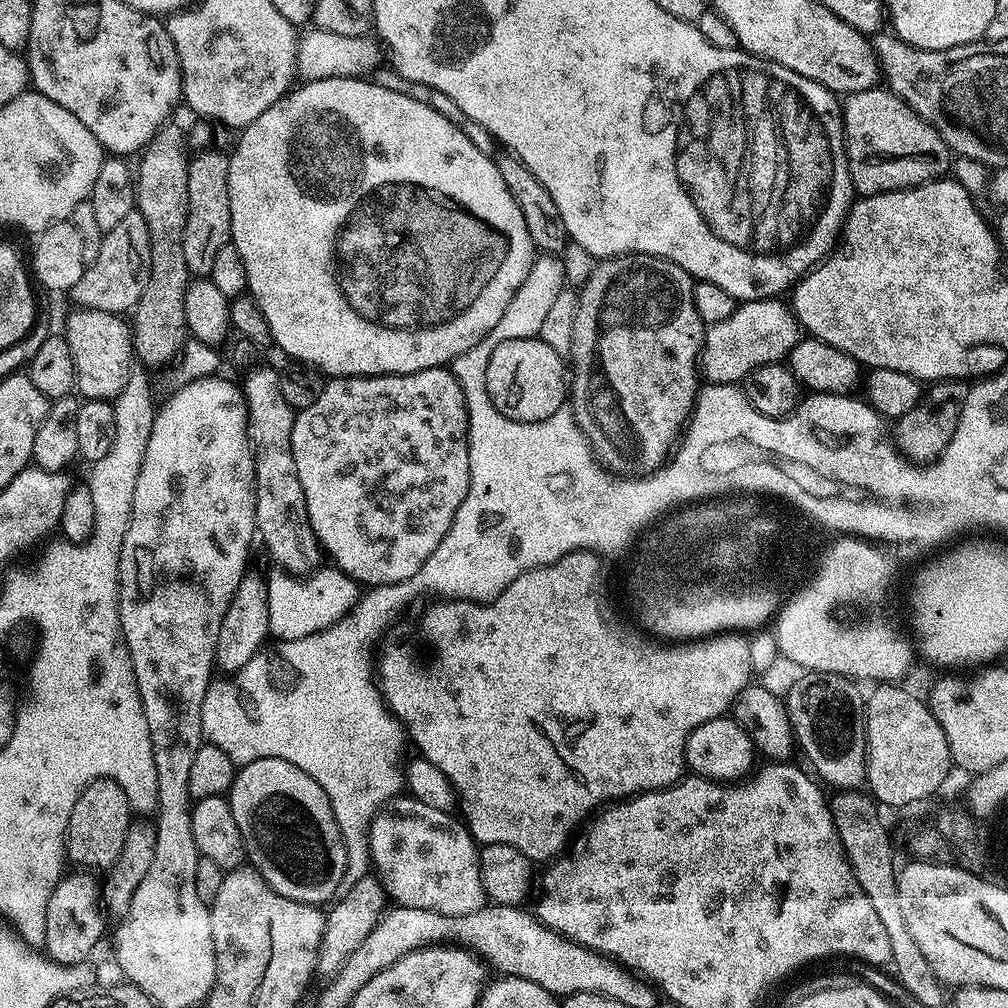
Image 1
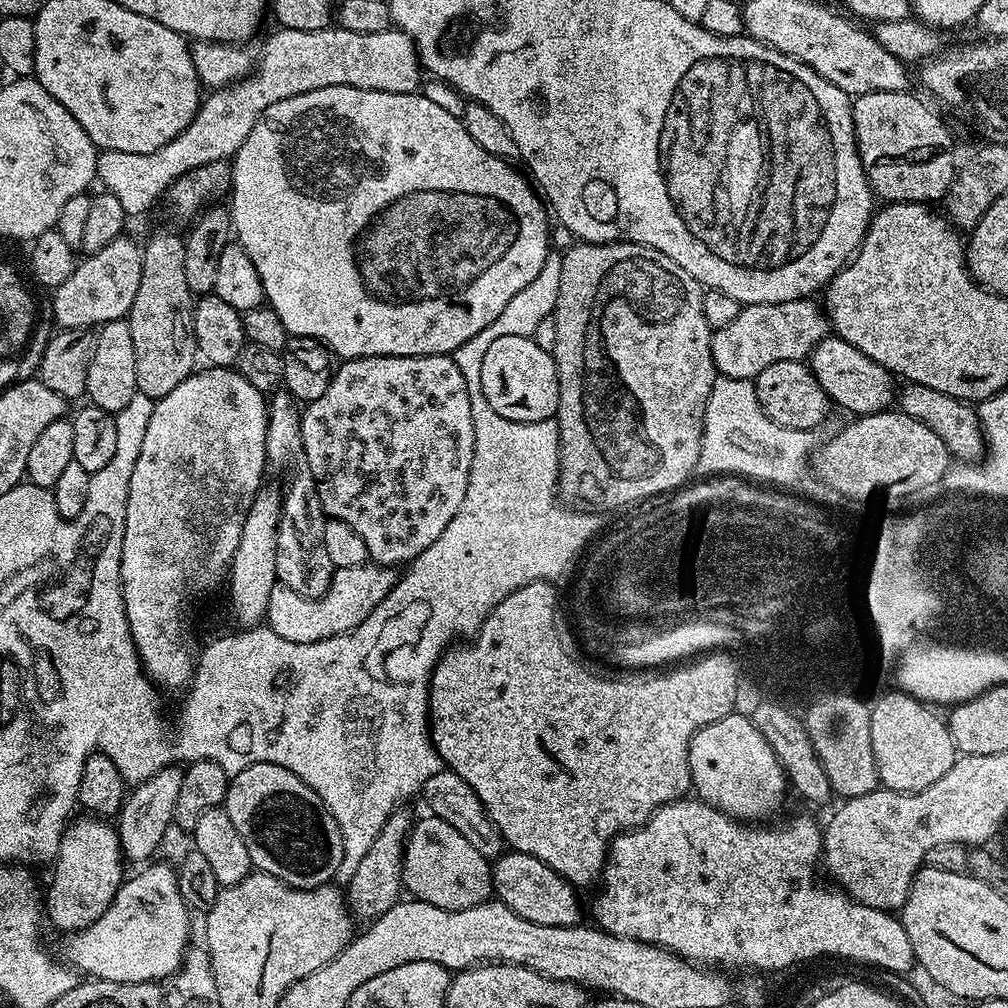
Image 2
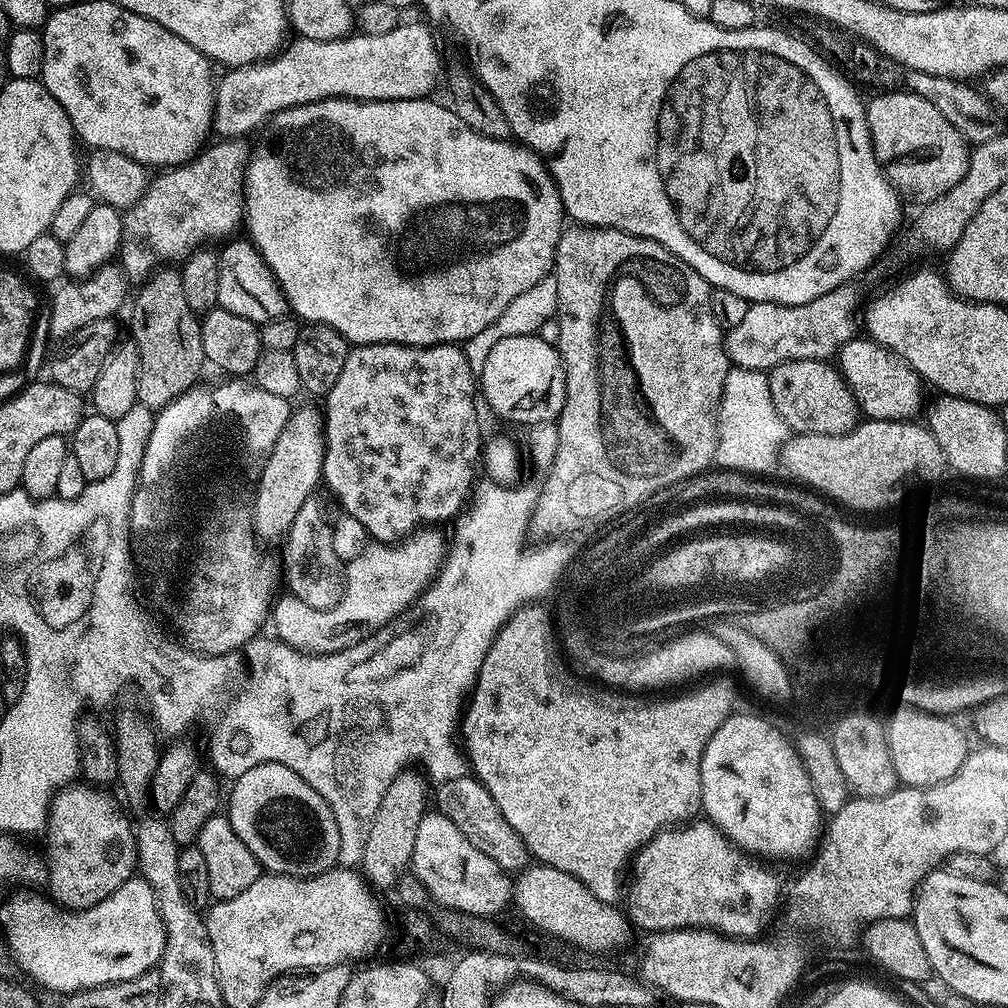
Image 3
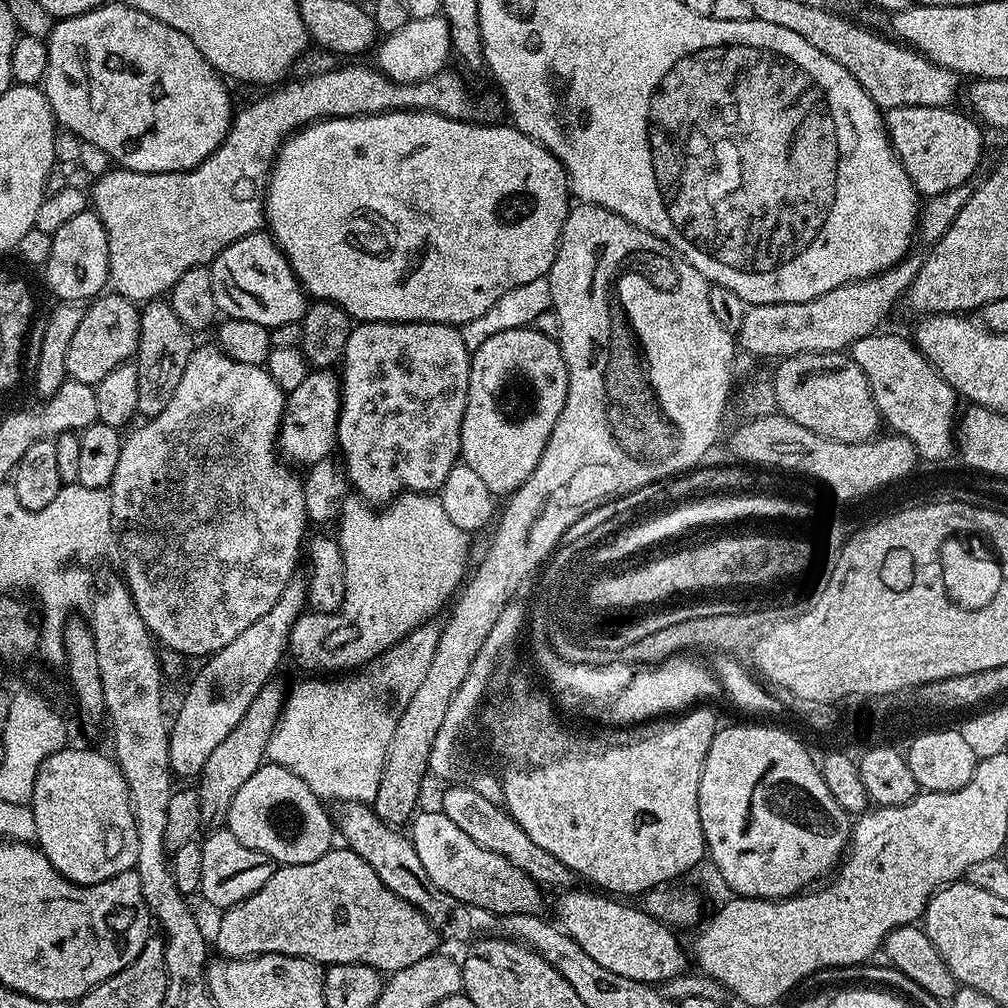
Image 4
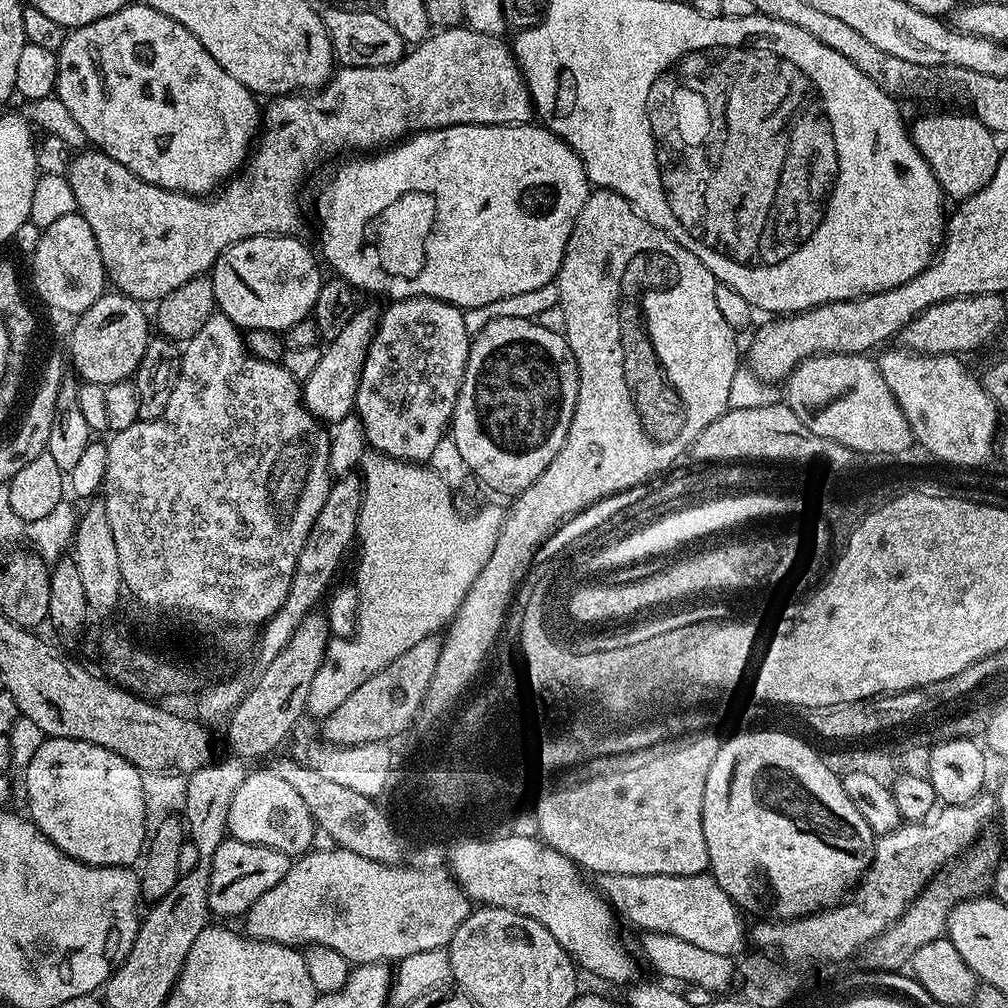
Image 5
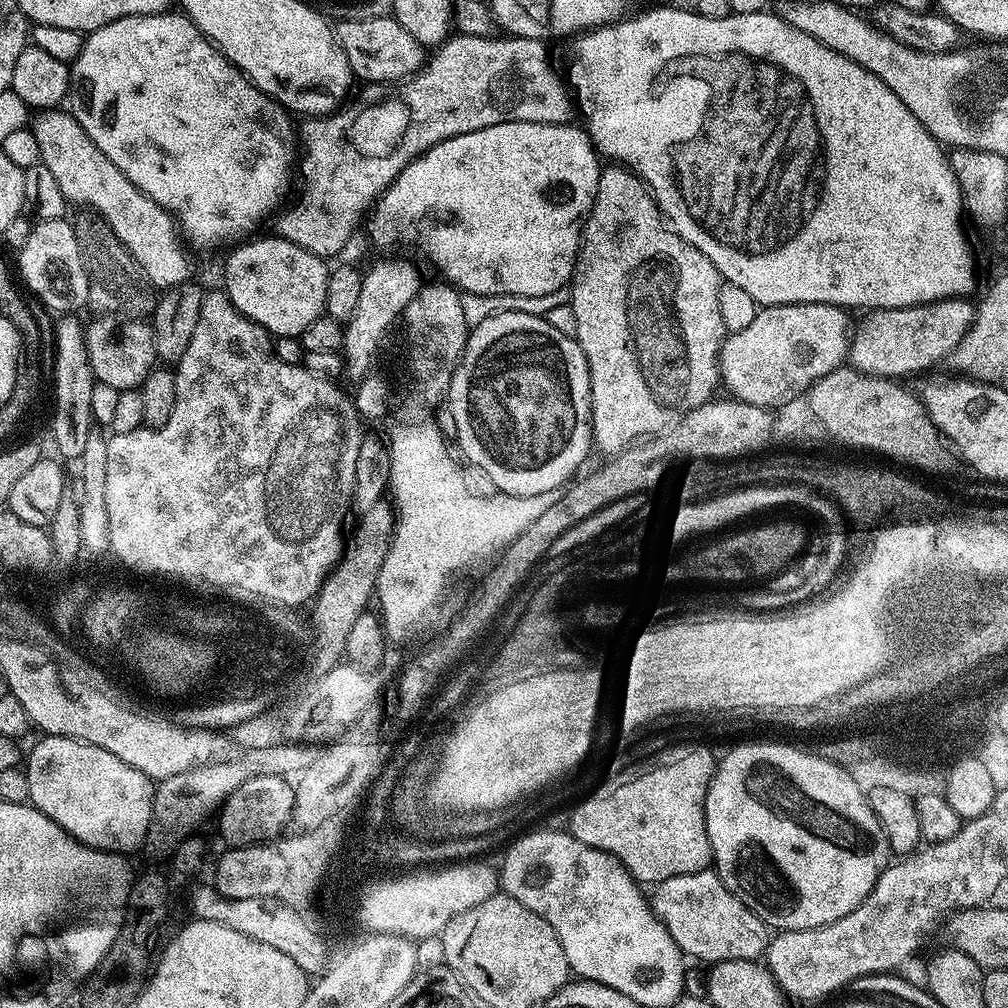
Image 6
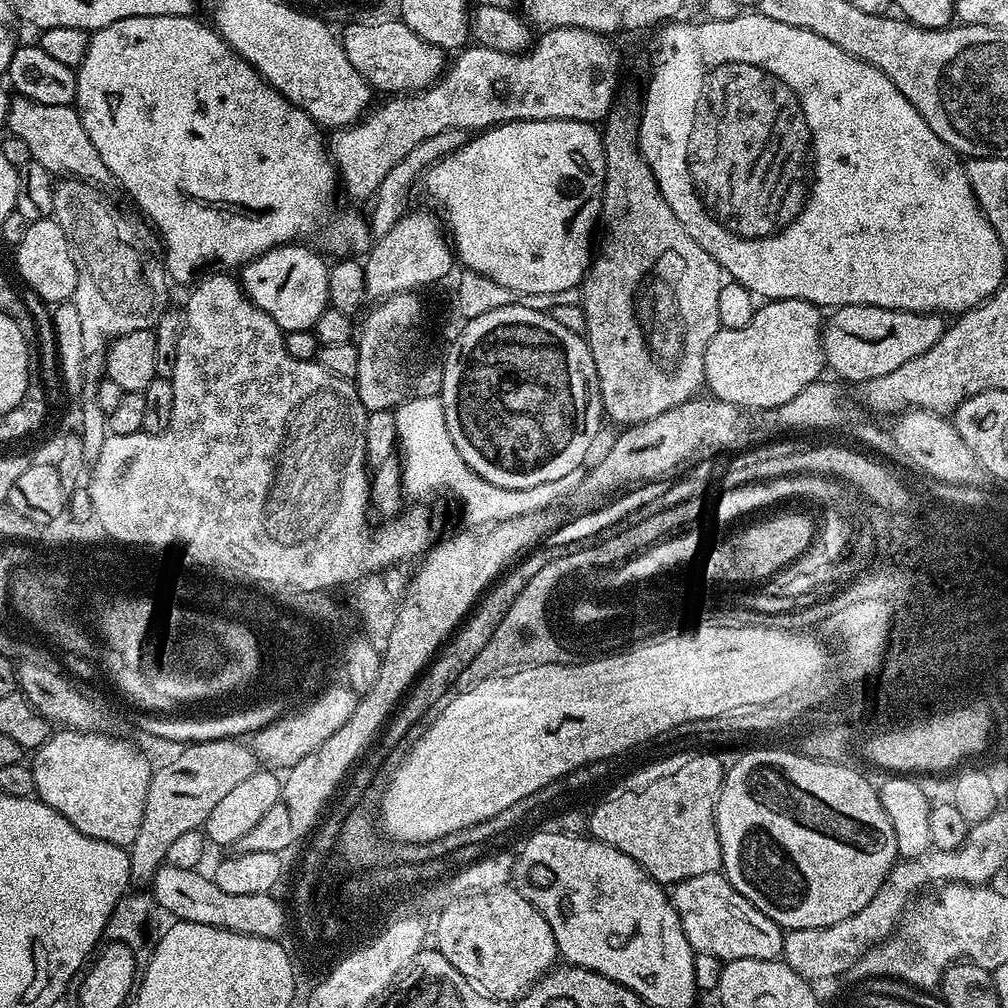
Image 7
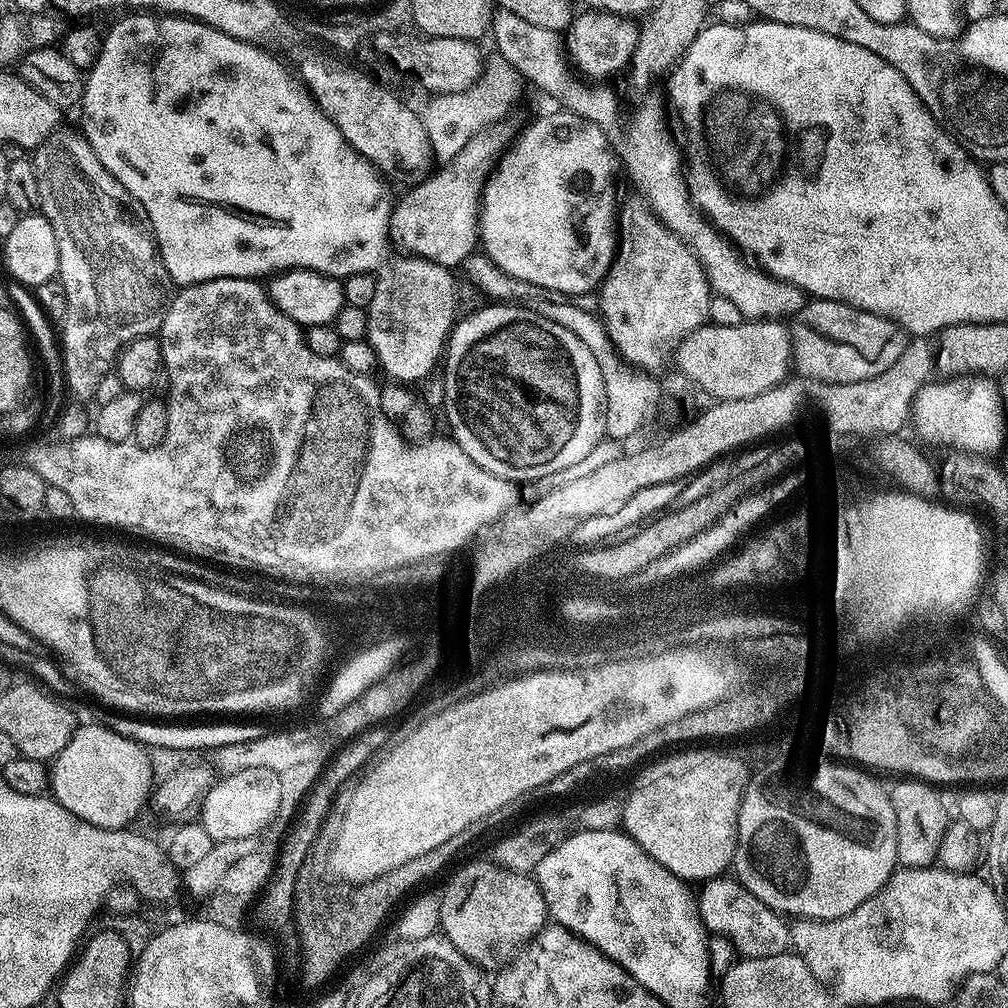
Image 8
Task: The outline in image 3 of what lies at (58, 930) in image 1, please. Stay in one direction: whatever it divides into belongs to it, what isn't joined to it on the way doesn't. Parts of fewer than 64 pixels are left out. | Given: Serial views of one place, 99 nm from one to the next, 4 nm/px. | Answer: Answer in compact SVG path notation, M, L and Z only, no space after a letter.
M72 782L52 797L46 829L46 888L49 888L51 899L61 907L89 908L114 894L122 882L133 879L138 868L134 824L131 819L128 821L129 813L117 800L108 790L88 782Z

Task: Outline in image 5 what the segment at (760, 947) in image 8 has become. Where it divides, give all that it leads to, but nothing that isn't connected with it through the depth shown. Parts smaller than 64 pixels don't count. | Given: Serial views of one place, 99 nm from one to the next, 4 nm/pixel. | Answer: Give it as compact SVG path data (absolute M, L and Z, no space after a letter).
M609 872L597 875L594 880L595 887L606 897L609 904L621 917L624 916L644 932L661 932L674 938L682 938L682 942L690 942L699 946L701 950L710 950L710 954L722 954L735 957L736 952L746 944L746 928L742 909L718 886L718 882L711 874L699 876L663 876L662 874L610 874Z

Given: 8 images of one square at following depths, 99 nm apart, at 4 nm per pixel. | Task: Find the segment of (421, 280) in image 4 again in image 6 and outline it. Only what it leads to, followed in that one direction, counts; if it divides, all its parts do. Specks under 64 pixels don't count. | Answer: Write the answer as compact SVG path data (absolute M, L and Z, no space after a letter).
M502 122L498 126L486 126L482 130L474 130L470 134L458 134L454 138L446 138L438 142L430 150L416 156L404 167L393 182L370 208L367 217L368 232L372 240L380 248L388 248L391 244L416 244L420 240L420 248L424 256L441 272L447 283L460 289L461 293L474 294L514 294L515 296L545 296L565 287L571 281L572 272L576 269L576 255L580 253L580 242L584 231L584 221L588 211L594 206L594 198L598 194L598 178L602 171L602 160L596 147L583 127L575 123L539 124L538 122Z

